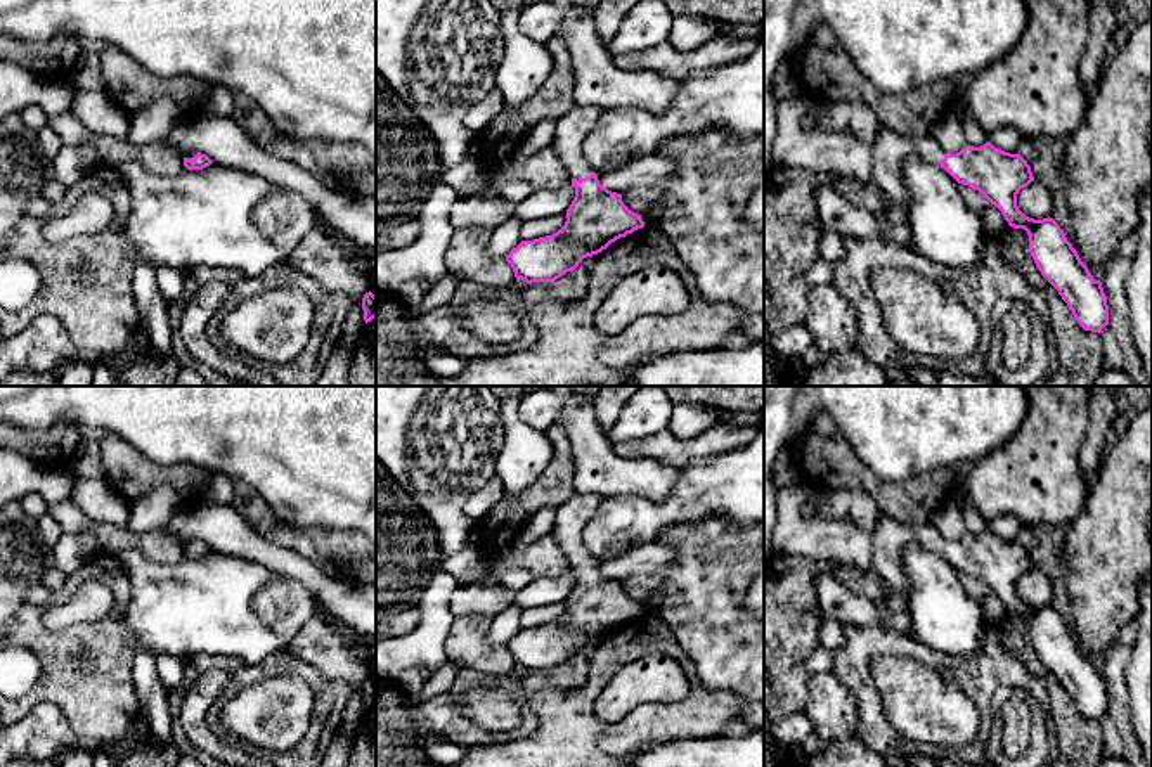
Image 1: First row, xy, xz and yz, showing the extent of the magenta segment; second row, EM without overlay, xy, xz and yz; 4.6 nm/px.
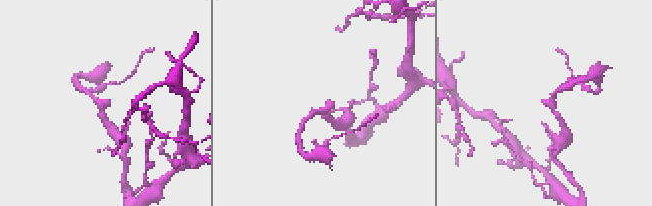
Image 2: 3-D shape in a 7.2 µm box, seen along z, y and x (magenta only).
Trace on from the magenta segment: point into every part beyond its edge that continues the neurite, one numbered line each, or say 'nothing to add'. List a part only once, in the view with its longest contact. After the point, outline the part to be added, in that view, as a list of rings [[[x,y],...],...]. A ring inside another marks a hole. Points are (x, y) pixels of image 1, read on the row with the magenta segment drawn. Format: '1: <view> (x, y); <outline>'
1: xz (570, 130); [[[575,106],[556,121],[553,147],[572,178],[594,175],[584,156],[584,139],[601,118],[599,106]]]

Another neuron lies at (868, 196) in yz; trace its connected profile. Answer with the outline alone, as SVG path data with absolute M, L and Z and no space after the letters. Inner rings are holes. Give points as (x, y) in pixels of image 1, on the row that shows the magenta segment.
M840 178L833 189L861 209L873 215L883 215L887 218L896 218L892 204L885 197L883 190L873 182L859 184L851 178Z

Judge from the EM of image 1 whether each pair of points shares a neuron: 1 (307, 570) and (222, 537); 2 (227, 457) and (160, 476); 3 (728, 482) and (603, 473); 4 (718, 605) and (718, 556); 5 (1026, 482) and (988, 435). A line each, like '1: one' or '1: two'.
1: one
2: two
3: two
4: one
5: two

